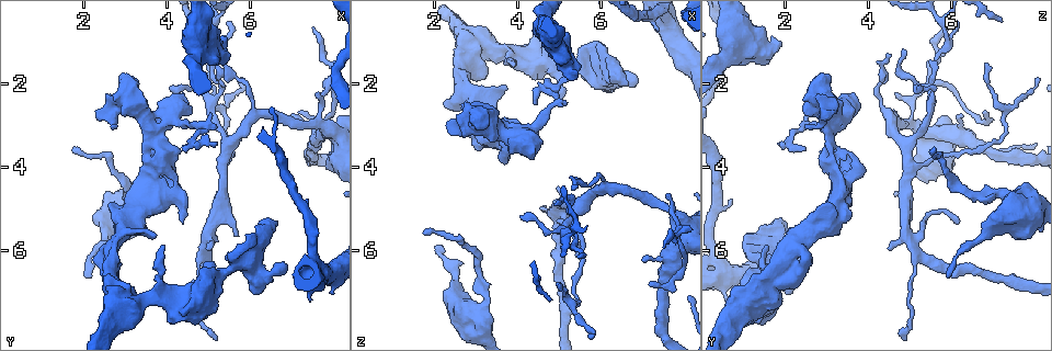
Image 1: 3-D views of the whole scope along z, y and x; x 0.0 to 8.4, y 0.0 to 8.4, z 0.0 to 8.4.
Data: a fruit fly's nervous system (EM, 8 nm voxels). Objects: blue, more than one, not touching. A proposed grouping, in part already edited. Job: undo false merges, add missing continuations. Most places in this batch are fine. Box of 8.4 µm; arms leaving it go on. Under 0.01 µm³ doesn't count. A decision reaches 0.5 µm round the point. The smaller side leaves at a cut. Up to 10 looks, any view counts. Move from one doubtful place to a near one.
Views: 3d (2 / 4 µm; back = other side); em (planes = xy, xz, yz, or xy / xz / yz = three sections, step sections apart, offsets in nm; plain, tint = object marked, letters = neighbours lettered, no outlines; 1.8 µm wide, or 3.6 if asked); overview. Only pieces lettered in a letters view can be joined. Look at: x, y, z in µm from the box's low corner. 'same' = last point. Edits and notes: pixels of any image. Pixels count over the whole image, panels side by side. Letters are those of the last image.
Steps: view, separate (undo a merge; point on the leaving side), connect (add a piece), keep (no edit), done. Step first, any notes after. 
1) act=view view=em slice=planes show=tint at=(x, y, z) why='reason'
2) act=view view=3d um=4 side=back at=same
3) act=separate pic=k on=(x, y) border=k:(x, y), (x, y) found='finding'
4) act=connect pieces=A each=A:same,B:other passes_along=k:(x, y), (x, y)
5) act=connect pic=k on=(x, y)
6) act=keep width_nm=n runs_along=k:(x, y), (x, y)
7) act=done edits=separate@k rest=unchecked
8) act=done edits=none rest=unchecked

act=view view=3d um=4 at=(4.10, 2.90, 3.05) why='abrupt turn'

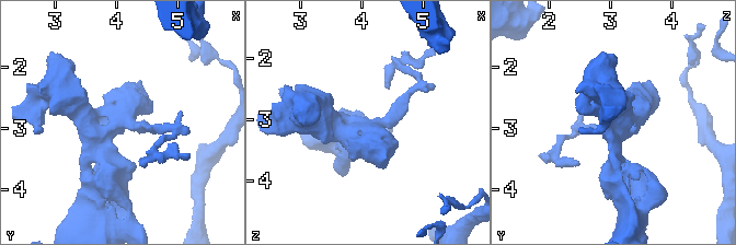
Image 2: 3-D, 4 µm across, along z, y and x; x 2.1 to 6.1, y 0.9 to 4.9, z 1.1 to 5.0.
act=view view=em um=3.6 slice=xy step=16 show=letters at=(4.15, 2.90, 3.10)

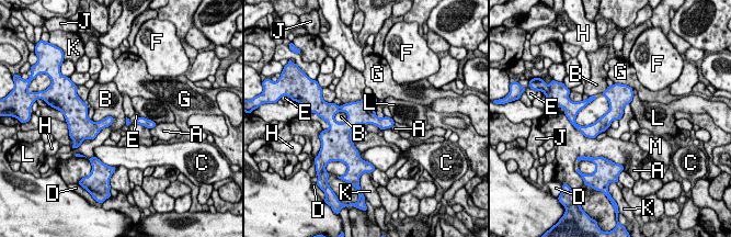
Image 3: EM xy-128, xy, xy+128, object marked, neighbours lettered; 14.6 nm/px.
act=keep width_nm=30 each=A:other,B:other,C:other,D:other,E:other,F:other,G:other,H:other,J:other,K:other,L:other,M:other border=3:(607, 85), (608, 109), (578, 125) found='all the same neuron'

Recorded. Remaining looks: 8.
act=view view=em slice=xz step=16 show=letters at=(5.35, 1.05, 1.90) why='thick end'

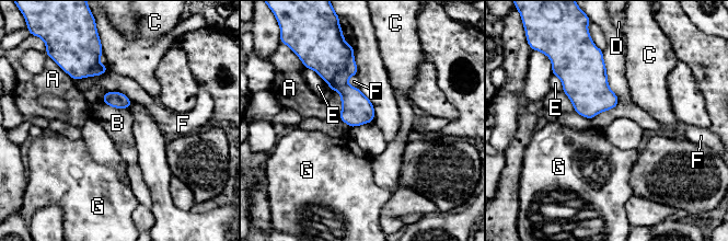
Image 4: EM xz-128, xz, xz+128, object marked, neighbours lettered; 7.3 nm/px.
act=keep each=A:other,B:other,C:other,D:other,E:other,F:other,G:other border=4:(102, 101), (111, 106), (128, 108) found='none of them fits'

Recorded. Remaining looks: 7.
act=view view=em um=3.6 slice=planes show=tint at=(5.95, 6.25, 1.60) why='thin neck'

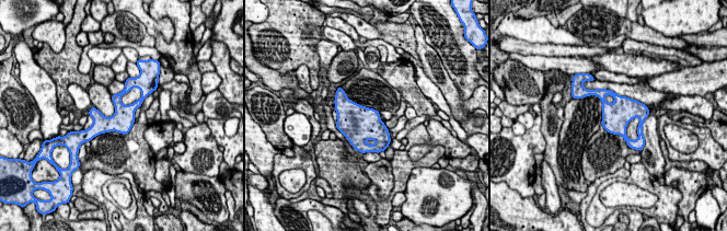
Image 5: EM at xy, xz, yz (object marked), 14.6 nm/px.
act=view view=em um=3.6 slice=planes show=letters at=same why='see the neighbours'

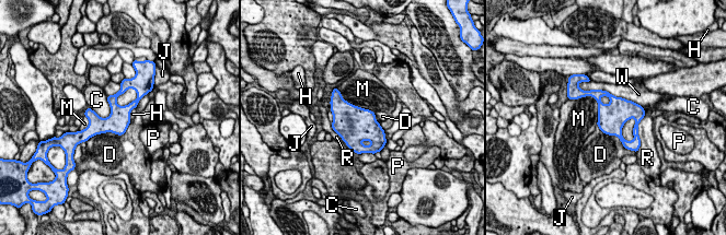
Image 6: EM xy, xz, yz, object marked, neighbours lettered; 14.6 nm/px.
act=keep width_nm=340 longest_contact=W:900nm each=C:other,D:other,H:other,J:other,M:other,P:other,R:other,W:other found='continuous, no second neuron'

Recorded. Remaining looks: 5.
act=view view=em slice=planes show=letters at=(2.70, 6.10, 2.10) why='thick turns thin'

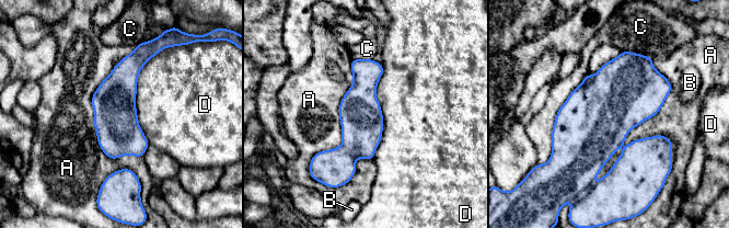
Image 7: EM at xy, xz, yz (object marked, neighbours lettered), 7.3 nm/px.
act=keep each=A:other,B:other,C:other,D:other border=7:(161, 49), (137, 81), (148, 144) found='continuous, no second neuron'

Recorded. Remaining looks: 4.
act=done edits=none rest=unchecked

